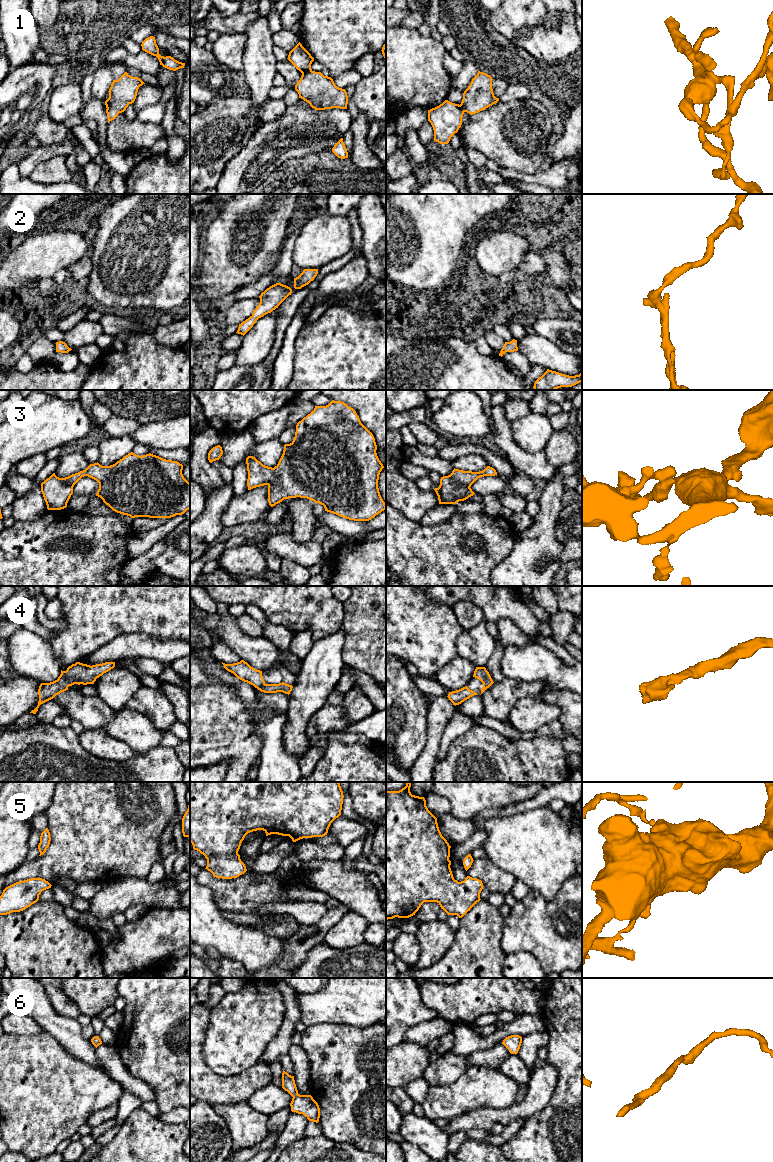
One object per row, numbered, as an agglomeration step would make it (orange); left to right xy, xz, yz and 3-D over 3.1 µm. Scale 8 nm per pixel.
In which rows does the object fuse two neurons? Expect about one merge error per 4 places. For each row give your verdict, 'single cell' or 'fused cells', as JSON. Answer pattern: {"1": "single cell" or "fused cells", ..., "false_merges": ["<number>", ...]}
{"1": "single cell", "2": "single cell", "3": "single cell", "4": "single cell", "5": "single cell", "6": "single cell", "false_merges": []}

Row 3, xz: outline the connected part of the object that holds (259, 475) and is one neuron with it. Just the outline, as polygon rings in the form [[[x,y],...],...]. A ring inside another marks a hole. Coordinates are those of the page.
[[[332,400],[326,406],[314,410],[299,421],[293,441],[284,445],[278,464],[272,468],[263,465],[253,456],[246,458],[248,490],[268,486],[268,502],[271,507],[289,498],[307,498],[324,506],[325,511],[354,521],[369,521],[386,509],[378,480],[383,464],[379,460],[373,434],[361,423],[356,411],[341,401]]]

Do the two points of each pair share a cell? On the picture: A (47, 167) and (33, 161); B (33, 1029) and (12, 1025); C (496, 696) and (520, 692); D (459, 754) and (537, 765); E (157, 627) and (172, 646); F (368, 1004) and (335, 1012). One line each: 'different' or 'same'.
A: different
B: same
C: same
D: same
E: different
F: same

